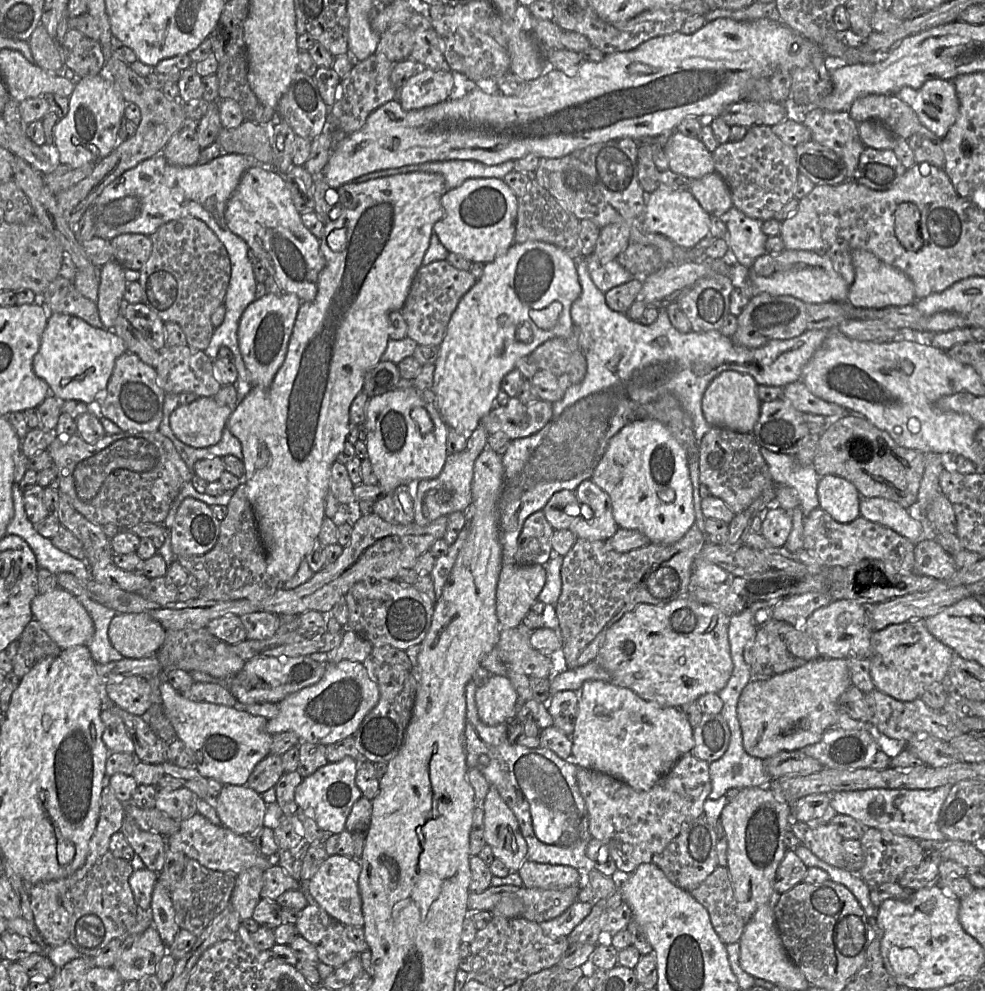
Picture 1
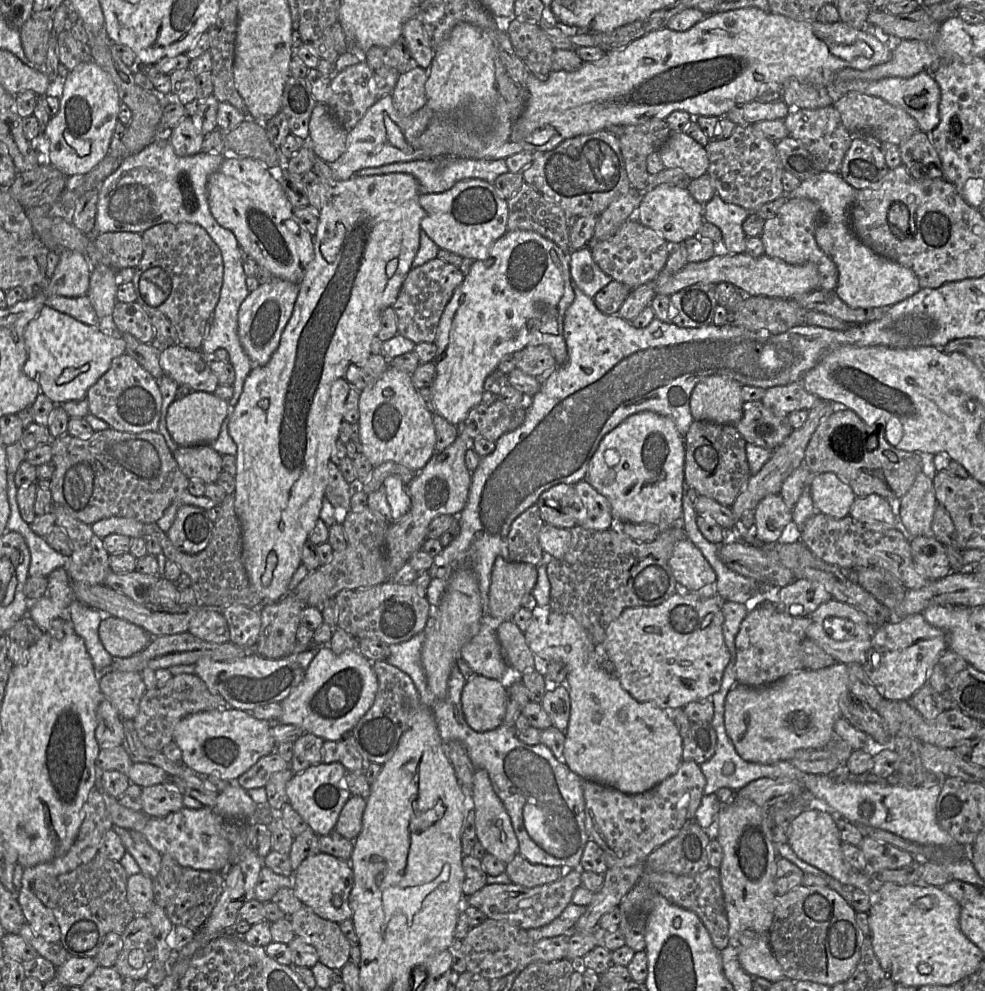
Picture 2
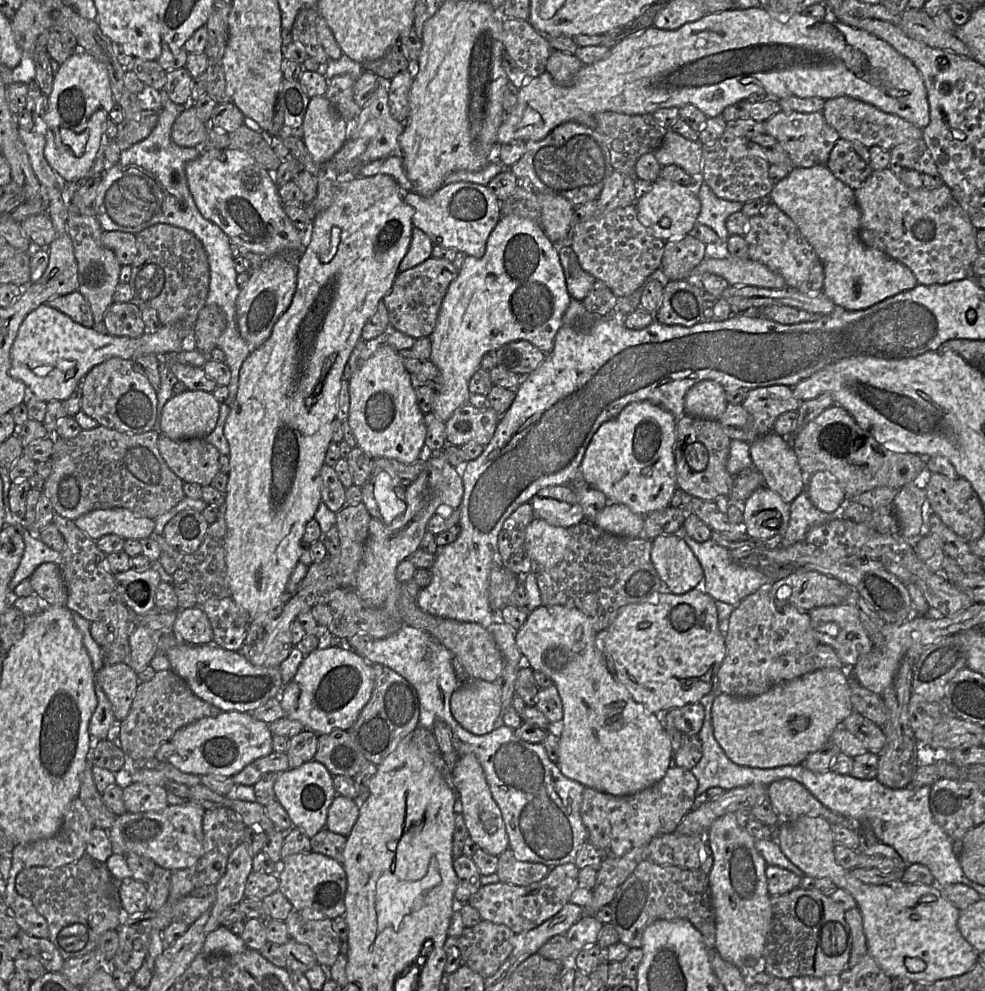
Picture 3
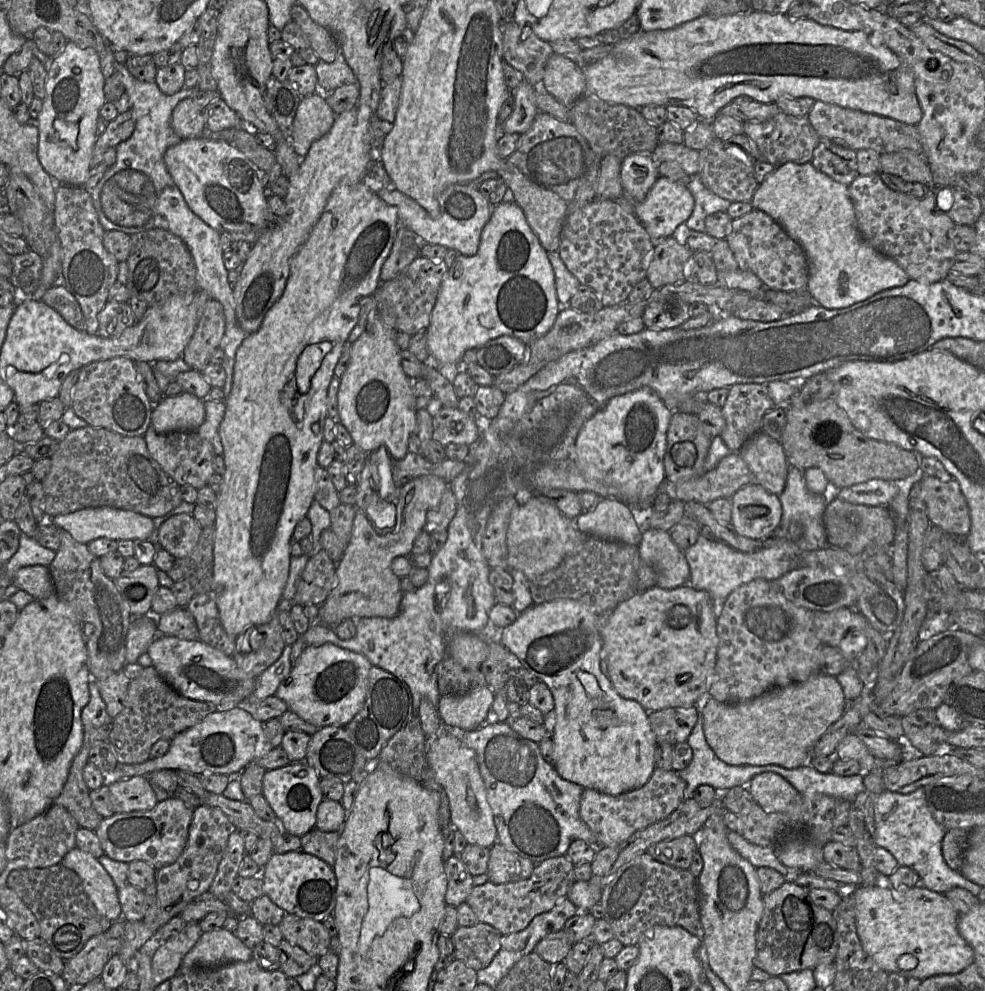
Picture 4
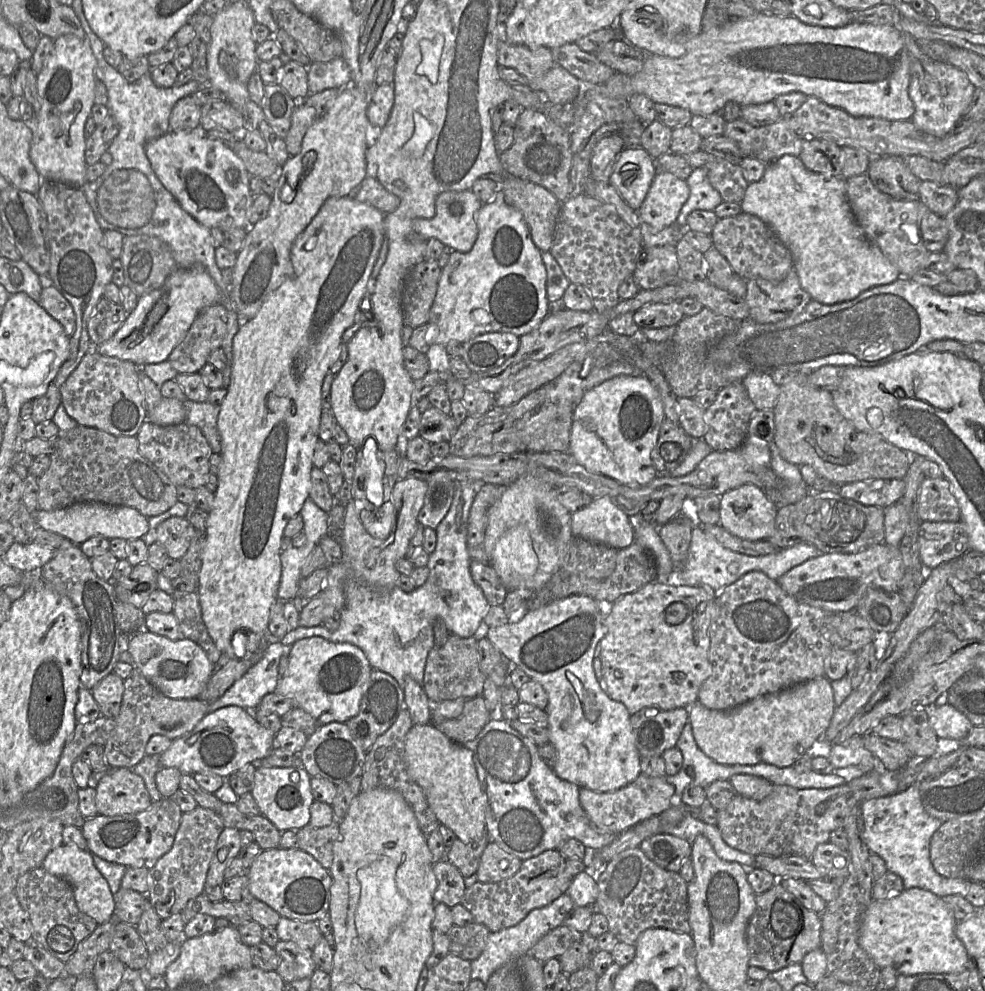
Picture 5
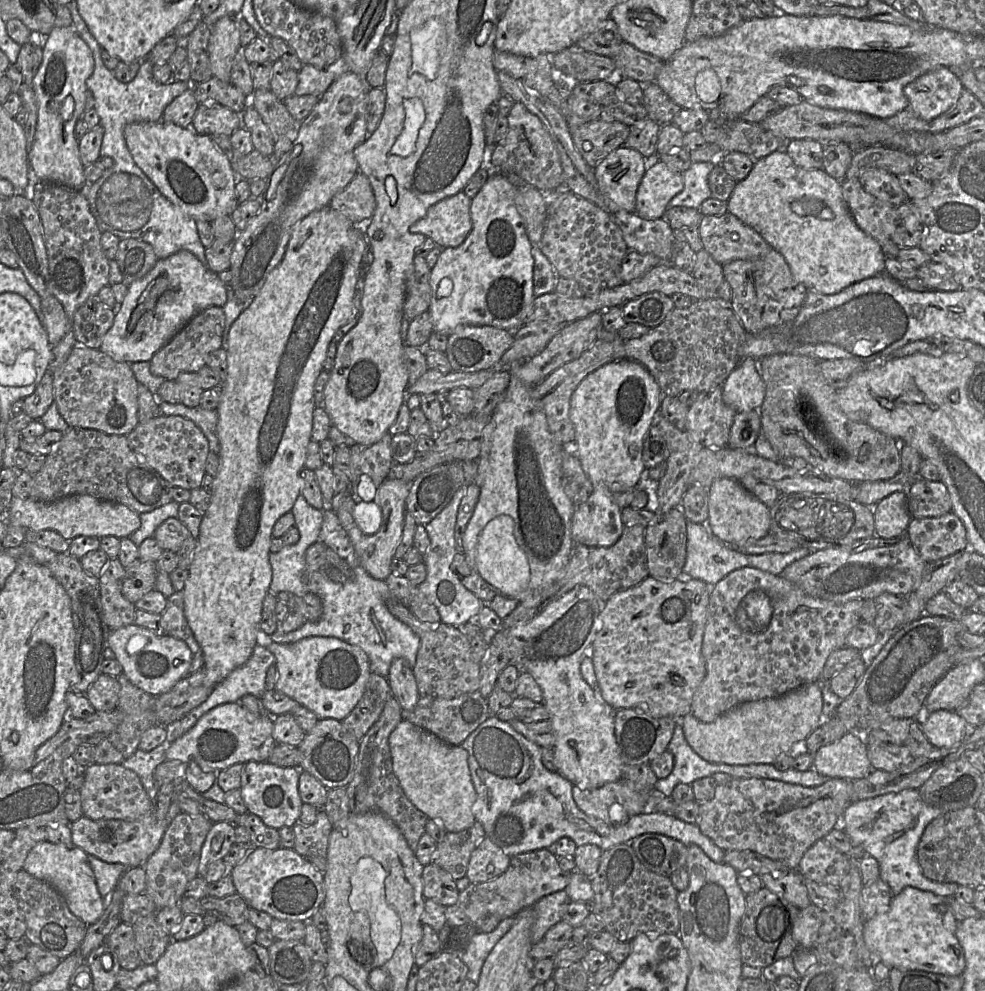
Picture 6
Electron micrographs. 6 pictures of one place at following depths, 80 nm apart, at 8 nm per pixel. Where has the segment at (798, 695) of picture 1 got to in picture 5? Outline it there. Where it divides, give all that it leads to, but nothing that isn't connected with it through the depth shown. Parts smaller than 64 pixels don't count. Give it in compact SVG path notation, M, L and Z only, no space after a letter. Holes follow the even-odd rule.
M818 677L777 693L759 696L730 710L711 710L694 703L688 710L688 722L700 750L722 765L755 765L767 763L777 767L790 767L802 755L815 750L822 743L822 734L832 719L836 706L831 681Z

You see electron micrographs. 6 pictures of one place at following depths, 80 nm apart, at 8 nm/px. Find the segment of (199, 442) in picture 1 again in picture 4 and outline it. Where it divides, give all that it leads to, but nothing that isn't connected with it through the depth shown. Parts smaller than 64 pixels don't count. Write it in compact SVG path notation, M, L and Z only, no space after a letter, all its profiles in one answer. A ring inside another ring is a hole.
M184 392L176 396L164 396L154 405L151 426L159 433L197 431L204 420L204 400Z

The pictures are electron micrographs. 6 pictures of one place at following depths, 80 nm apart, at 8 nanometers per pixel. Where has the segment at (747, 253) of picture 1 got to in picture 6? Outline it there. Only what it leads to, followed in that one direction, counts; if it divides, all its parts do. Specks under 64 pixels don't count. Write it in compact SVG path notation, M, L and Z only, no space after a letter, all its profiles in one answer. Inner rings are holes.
M694 162L682 173L684 187L669 202L669 207L699 209L701 204L711 197L708 176L714 168L712 162Z

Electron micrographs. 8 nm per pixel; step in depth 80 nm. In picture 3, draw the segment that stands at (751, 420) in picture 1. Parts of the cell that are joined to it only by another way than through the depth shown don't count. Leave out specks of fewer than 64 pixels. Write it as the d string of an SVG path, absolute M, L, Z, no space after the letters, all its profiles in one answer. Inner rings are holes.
M703 380L690 388L684 398L686 415L717 420L728 406L725 388L712 380Z

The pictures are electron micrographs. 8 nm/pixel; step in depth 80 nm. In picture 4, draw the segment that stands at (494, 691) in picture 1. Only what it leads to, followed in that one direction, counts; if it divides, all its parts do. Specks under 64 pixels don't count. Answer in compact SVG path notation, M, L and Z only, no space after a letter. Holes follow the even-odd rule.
M484 685L465 694L442 696L436 710L445 726L473 731L485 724L494 696L495 692Z

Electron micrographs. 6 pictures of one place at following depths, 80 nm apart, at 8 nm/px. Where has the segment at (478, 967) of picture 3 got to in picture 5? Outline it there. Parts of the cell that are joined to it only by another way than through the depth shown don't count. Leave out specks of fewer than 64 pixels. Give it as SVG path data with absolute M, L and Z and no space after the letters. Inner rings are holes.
M473 922L466 926L453 926L447 933L452 954L468 961L477 959L485 948L491 931Z

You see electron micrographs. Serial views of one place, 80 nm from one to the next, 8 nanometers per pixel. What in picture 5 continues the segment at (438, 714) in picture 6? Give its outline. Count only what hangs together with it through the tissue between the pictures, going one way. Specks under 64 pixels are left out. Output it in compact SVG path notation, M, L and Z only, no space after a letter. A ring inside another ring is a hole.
M483 696L467 699L460 717L432 721L432 724L452 741L463 745L473 740L493 718Z

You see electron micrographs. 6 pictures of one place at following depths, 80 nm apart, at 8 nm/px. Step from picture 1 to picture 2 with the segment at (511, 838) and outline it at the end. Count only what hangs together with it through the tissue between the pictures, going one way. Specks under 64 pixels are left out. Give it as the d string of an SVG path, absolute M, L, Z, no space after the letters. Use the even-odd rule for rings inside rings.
M476 768L471 794L474 804L475 828L478 842L487 853L497 857L504 863L509 863L519 854L519 843L512 826L511 818L503 802L495 793L486 770Z

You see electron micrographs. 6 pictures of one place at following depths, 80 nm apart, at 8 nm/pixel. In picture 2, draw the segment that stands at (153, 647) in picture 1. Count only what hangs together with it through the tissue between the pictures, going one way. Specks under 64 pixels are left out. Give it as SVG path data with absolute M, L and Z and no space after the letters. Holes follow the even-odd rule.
M110 616L99 625L98 634L104 648L114 658L129 658L144 650L153 636L126 620Z

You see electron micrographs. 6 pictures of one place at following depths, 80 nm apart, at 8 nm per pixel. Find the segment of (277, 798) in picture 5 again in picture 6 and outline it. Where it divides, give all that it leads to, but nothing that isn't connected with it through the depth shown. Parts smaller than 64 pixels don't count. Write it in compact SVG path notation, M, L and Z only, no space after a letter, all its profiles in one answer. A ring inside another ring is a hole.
M250 761L244 764L240 793L249 814L258 816L265 825L279 830L298 823L303 802L298 791L301 770L280 767L266 762Z

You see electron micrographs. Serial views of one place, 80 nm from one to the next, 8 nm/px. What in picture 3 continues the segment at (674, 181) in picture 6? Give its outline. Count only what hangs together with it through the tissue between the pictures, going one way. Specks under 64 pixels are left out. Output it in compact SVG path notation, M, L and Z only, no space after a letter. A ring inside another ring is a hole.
M657 179L650 187L642 190L635 203L637 217L642 225L656 238L663 241L685 238L697 223L701 203L693 187L683 186L668 179Z

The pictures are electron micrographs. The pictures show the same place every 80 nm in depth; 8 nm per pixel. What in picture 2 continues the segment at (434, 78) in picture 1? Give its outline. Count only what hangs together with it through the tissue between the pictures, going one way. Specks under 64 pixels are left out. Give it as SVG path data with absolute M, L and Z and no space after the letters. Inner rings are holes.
M425 68L401 73L392 92L393 103L402 116L409 116L426 105L425 83L428 71Z

